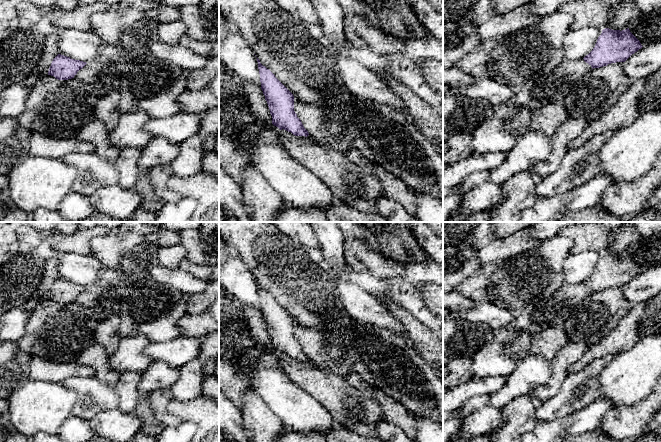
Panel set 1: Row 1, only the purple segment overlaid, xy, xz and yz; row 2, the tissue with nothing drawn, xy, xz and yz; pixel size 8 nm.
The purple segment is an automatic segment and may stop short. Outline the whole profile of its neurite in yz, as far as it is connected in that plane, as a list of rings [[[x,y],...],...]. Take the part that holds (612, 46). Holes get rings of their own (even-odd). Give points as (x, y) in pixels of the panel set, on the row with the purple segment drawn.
[[[605,28],[593,50],[583,59],[592,69],[600,68],[611,63],[625,62],[642,47],[629,28],[622,31]]]

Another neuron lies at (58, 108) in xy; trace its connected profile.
[[[40,76],[31,88],[24,112],[17,118],[19,124],[32,133],[56,139],[70,139],[94,120],[94,109],[102,93],[75,78],[58,80],[54,76]]]

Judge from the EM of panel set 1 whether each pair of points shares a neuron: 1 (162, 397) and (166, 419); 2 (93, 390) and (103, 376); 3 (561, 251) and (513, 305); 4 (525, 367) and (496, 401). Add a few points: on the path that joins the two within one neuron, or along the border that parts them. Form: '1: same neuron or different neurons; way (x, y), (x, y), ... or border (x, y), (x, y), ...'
1: same neuron; way (162, 402), (162, 414)
2: different neurons; border (93, 375), (102, 382), (113, 385)
3: same neuron; way (548, 264), (520, 292)
4: same neuron; way (522, 376), (505, 393)

